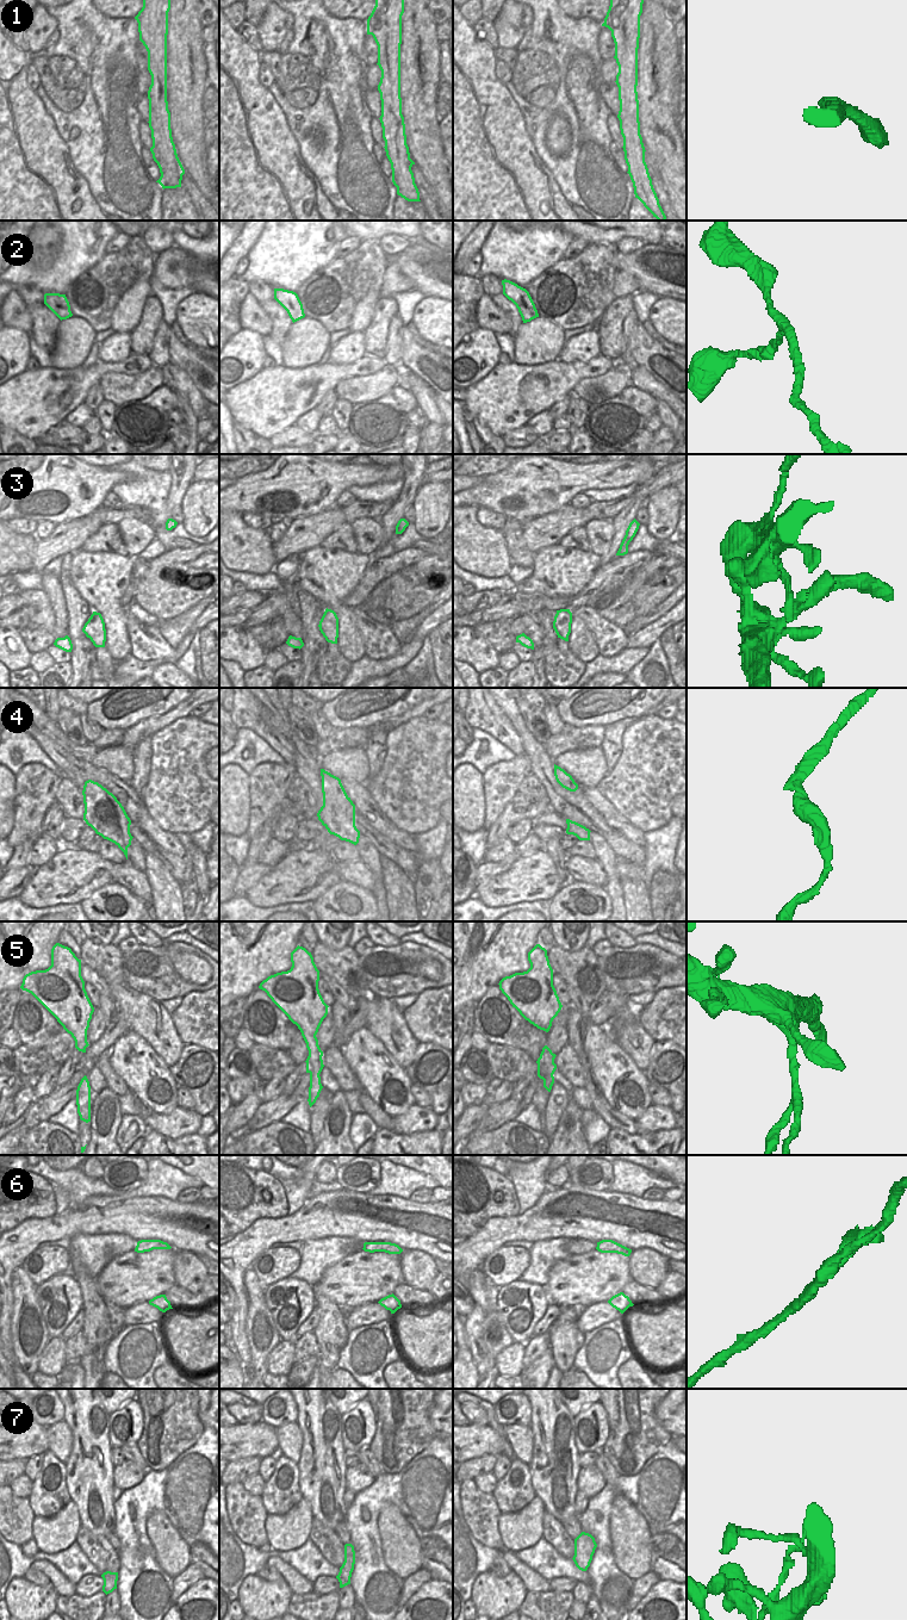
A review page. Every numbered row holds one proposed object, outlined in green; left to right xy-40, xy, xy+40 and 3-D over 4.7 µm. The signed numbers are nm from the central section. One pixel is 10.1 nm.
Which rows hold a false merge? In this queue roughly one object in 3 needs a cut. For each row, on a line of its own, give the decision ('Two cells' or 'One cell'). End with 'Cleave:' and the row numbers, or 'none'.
1: One cell
2: One cell
3: One cell
4: One cell
5: Two cells
6: One cell
7: One cell
Cleave: 5

